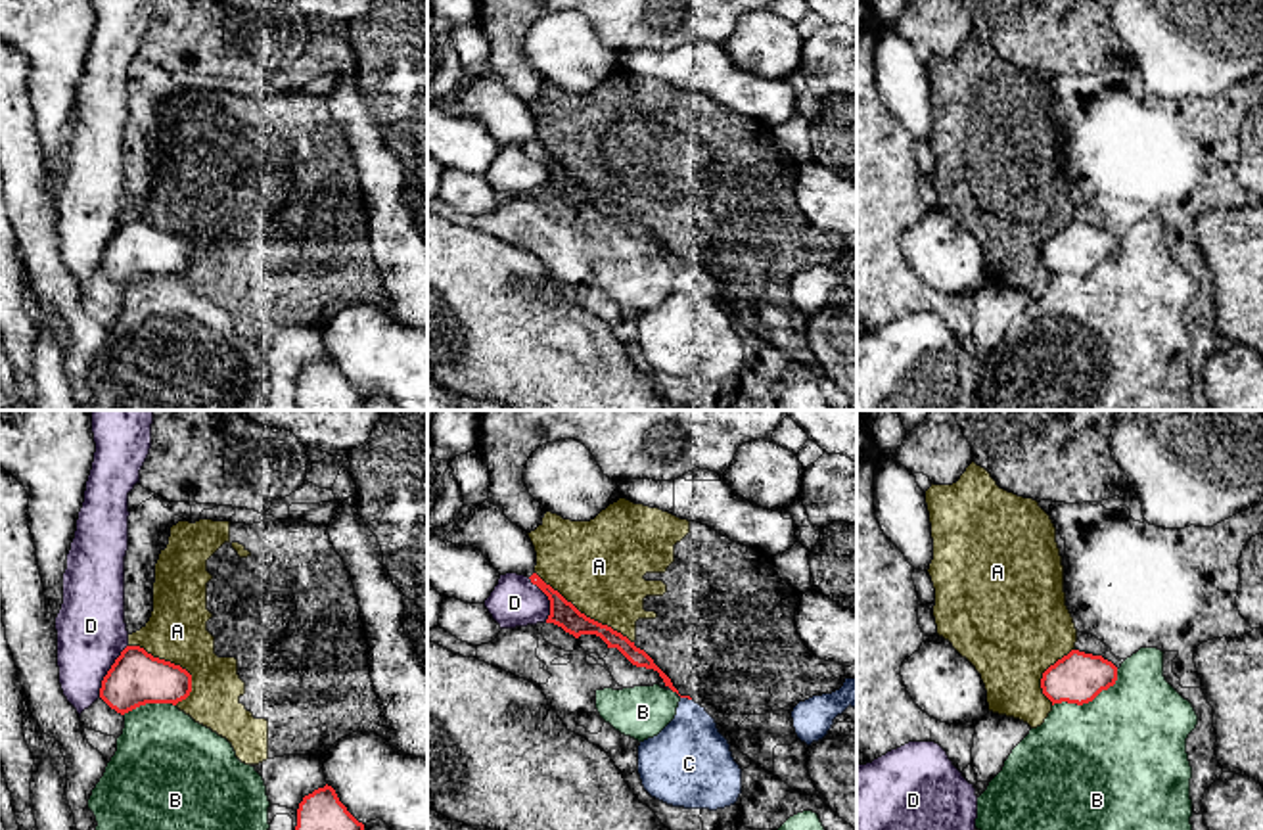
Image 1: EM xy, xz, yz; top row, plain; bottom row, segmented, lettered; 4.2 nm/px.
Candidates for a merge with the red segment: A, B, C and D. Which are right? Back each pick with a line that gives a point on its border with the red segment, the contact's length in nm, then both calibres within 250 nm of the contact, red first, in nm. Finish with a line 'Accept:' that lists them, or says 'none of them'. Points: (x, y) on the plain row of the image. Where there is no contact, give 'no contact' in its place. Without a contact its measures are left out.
Accept: none of them

